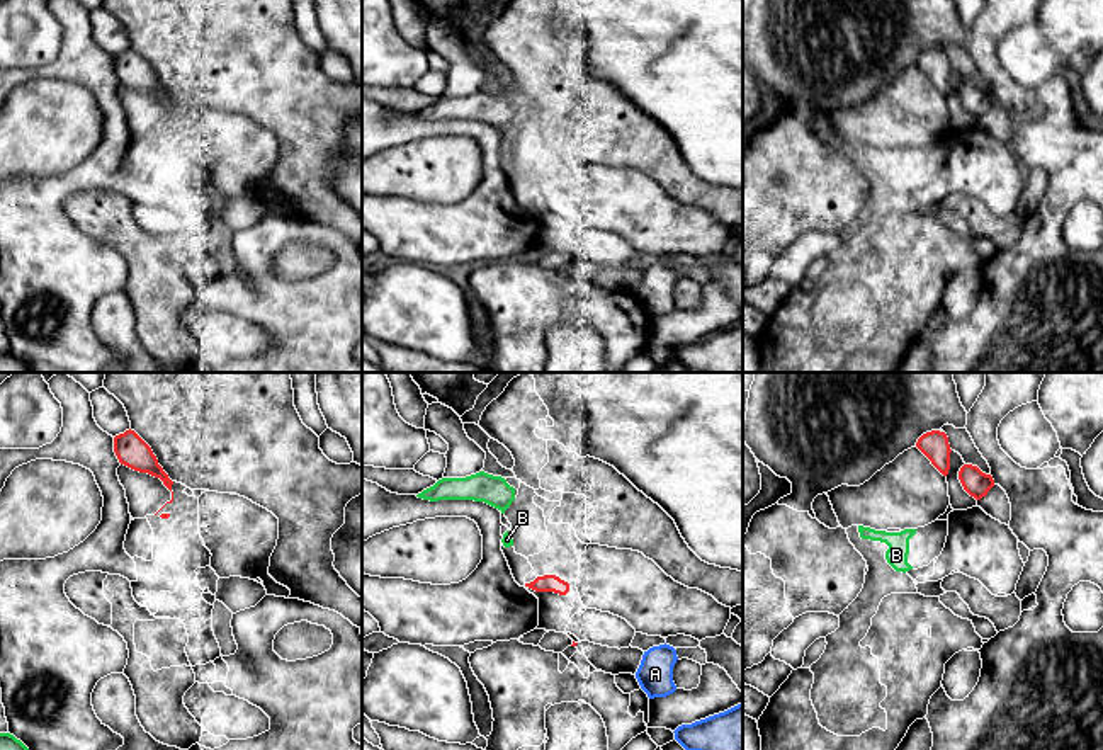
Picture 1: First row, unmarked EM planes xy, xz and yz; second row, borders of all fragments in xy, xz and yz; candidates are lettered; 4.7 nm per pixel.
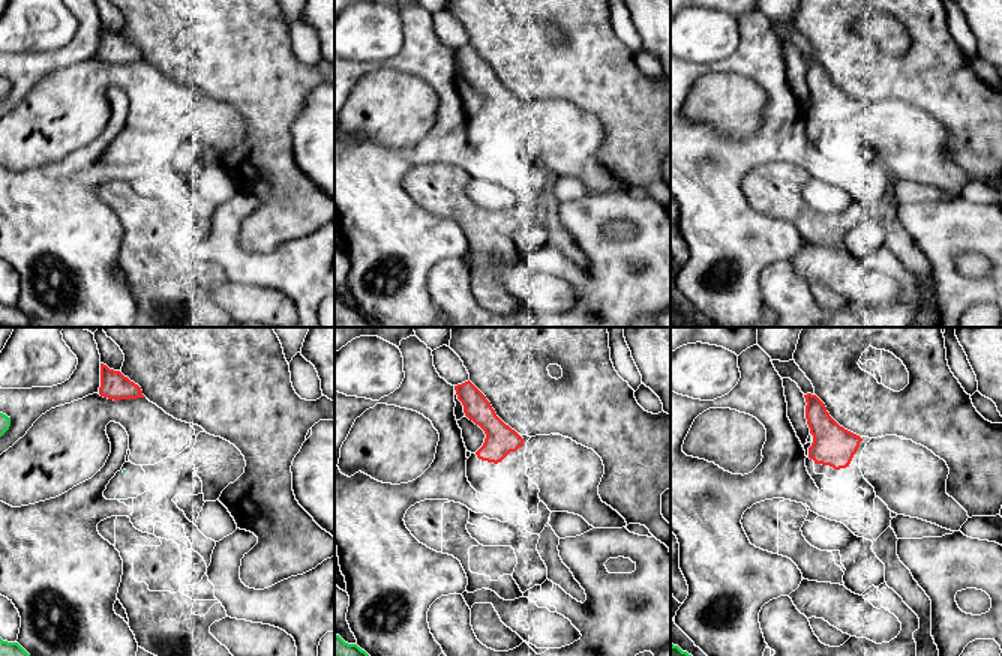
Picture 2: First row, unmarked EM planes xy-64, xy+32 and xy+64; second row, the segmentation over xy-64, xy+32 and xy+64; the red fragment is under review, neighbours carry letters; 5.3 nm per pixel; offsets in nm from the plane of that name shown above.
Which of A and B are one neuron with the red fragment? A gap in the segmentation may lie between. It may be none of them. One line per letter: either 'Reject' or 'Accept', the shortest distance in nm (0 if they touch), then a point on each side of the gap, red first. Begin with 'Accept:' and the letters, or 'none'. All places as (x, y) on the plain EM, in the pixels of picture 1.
Accept: B
A: Reject. Distance 320 nm. Across: xz (576, 262), (636, 291)
B: Accept. Distance 190 nm. Across: xz (526, 203), (509, 165)

